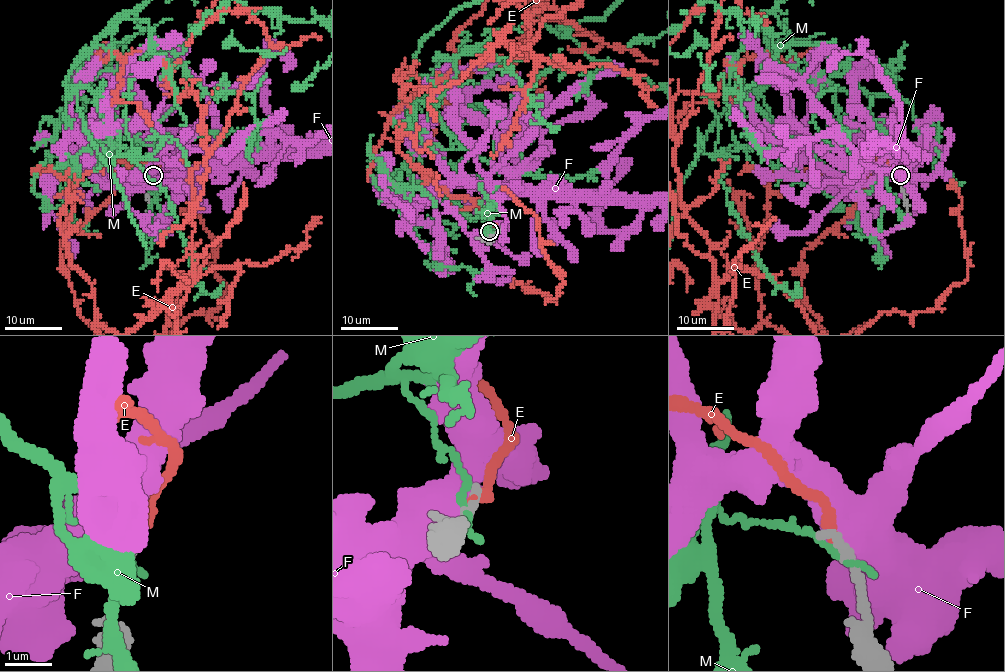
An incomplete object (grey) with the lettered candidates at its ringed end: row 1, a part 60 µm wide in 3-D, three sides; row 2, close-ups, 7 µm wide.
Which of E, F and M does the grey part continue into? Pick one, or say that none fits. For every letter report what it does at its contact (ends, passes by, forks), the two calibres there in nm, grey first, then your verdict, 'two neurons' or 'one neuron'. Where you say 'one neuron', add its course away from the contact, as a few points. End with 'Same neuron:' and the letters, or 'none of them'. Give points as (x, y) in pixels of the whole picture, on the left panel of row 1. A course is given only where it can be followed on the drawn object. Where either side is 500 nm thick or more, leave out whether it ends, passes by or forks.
E: it ends | 200/190 nm | one neuron
F: 220/800 nm | two neurons
M: it ends | 240/150 nm | two neurons
Same neuron: E

